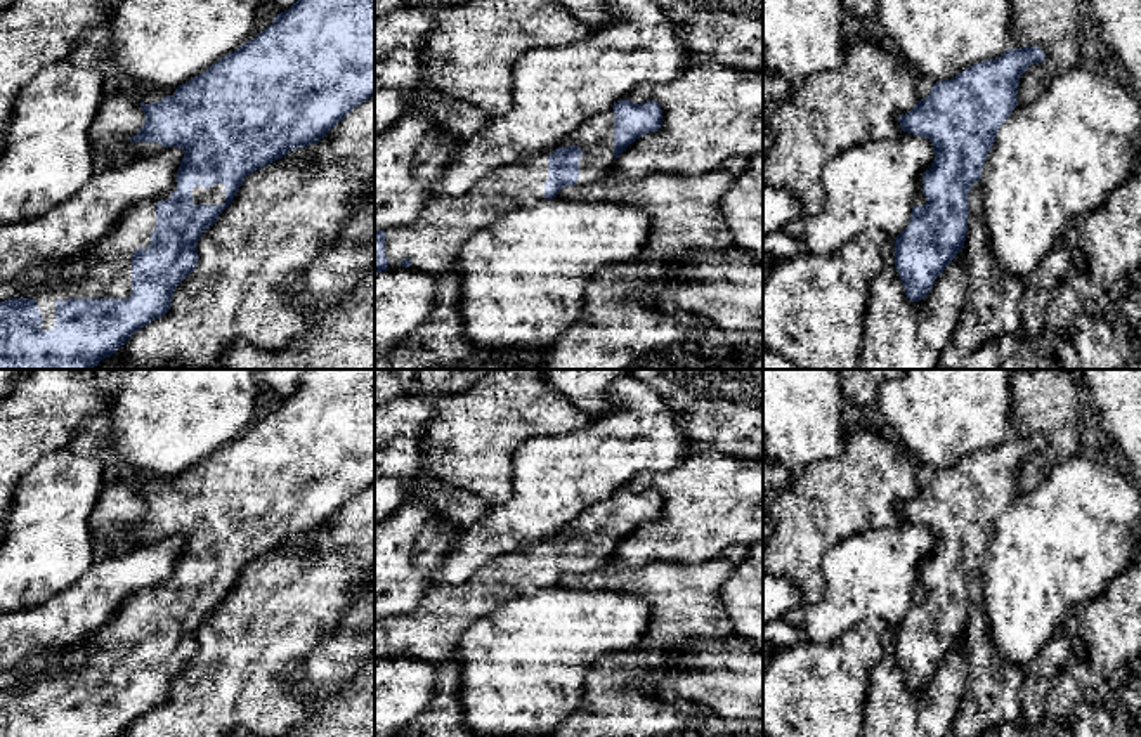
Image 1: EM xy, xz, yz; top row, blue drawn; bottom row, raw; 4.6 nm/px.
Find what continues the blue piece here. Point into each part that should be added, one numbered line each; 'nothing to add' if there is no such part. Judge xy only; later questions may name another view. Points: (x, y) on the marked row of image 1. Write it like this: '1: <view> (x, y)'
1: xy (104, 271)

